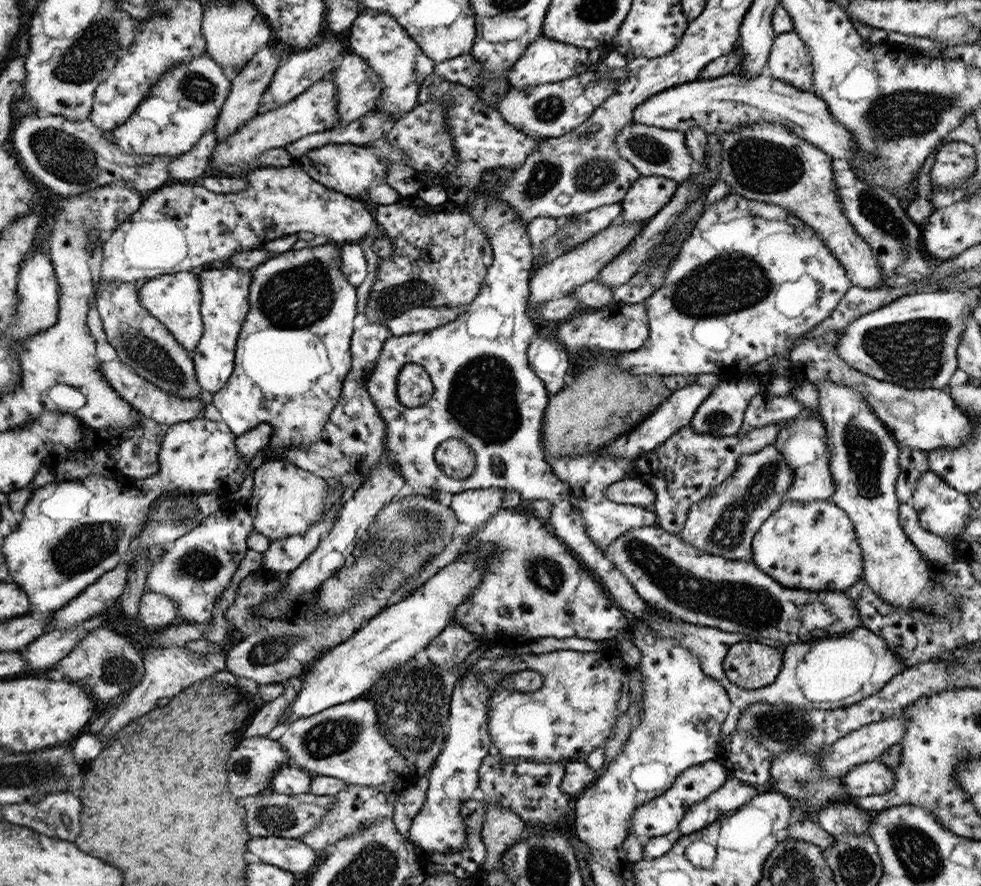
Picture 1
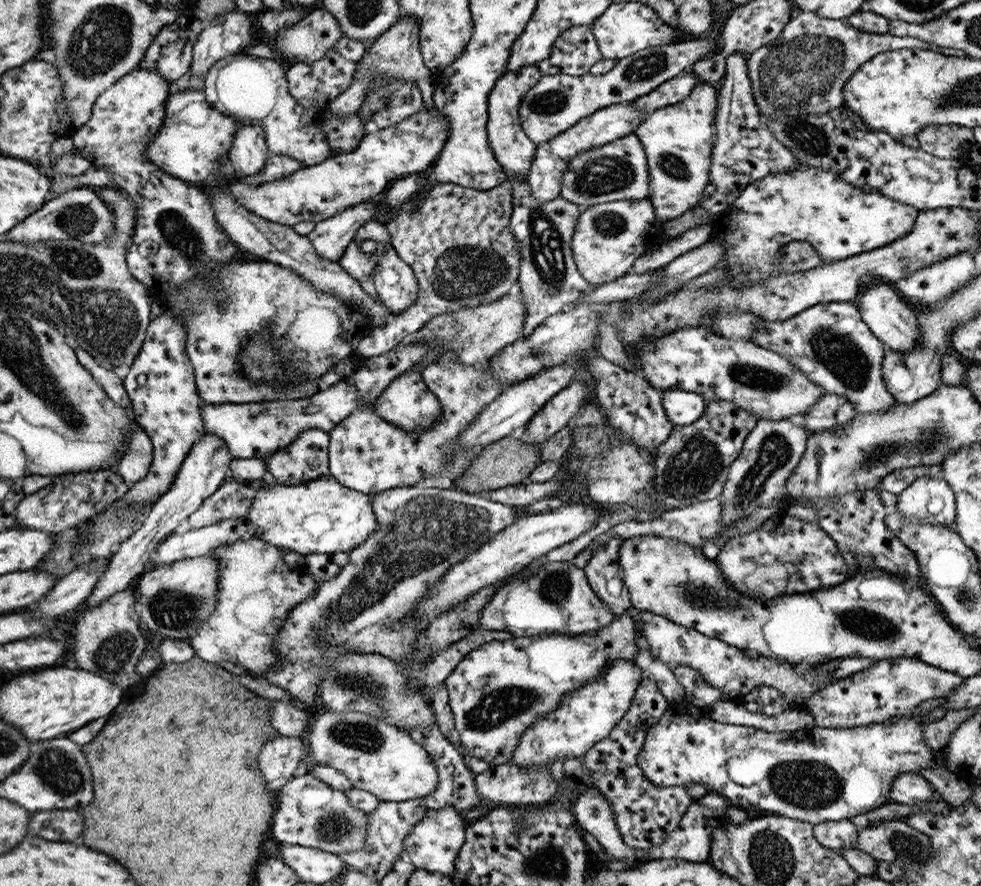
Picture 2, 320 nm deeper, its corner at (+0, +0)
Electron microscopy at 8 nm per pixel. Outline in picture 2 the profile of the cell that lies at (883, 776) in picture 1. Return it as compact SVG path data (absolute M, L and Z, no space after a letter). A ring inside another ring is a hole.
M918 773L900 774L896 781L892 782L889 802L899 802L919 806L928 802L931 798L933 787Z

